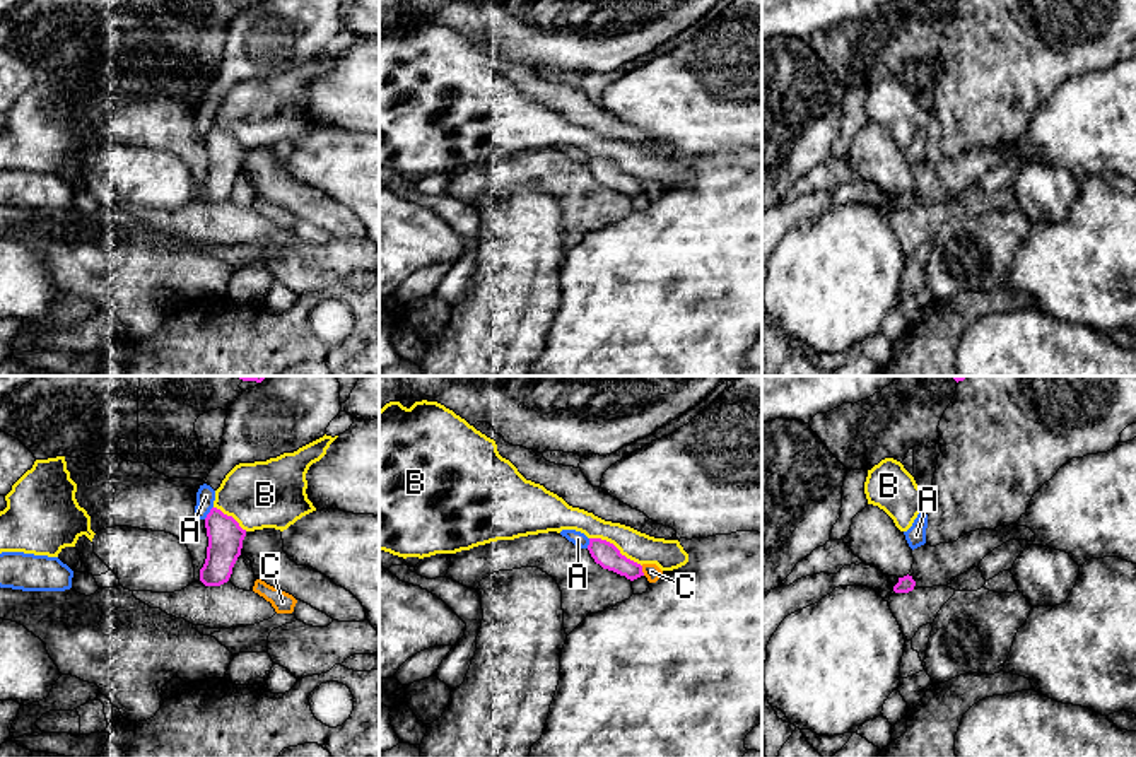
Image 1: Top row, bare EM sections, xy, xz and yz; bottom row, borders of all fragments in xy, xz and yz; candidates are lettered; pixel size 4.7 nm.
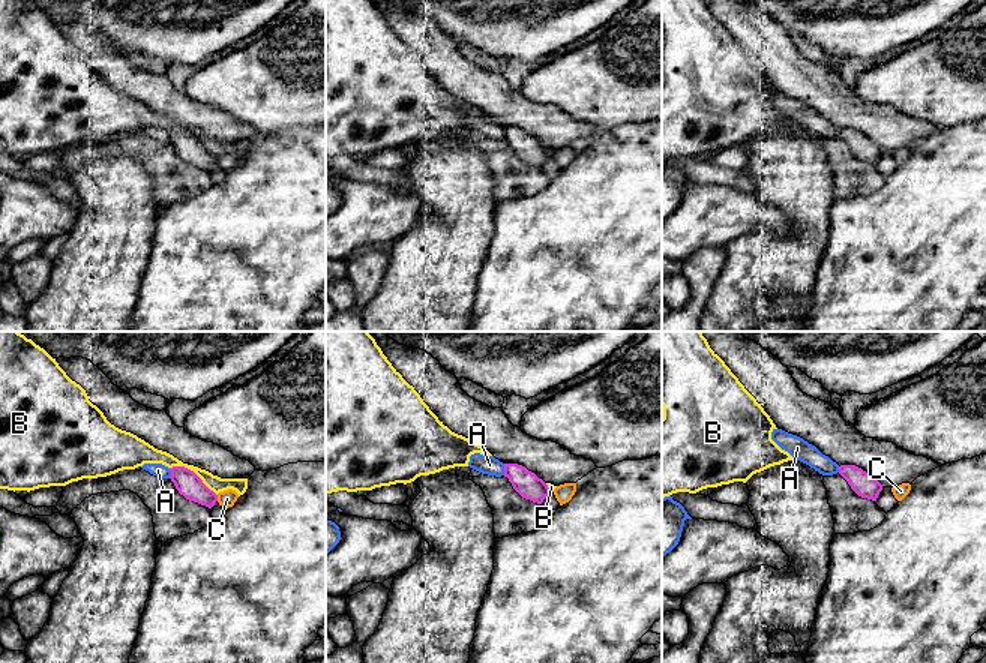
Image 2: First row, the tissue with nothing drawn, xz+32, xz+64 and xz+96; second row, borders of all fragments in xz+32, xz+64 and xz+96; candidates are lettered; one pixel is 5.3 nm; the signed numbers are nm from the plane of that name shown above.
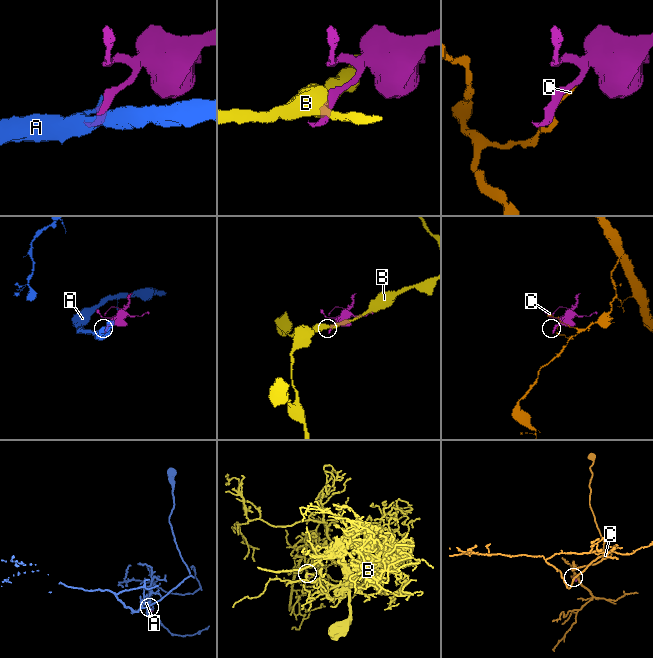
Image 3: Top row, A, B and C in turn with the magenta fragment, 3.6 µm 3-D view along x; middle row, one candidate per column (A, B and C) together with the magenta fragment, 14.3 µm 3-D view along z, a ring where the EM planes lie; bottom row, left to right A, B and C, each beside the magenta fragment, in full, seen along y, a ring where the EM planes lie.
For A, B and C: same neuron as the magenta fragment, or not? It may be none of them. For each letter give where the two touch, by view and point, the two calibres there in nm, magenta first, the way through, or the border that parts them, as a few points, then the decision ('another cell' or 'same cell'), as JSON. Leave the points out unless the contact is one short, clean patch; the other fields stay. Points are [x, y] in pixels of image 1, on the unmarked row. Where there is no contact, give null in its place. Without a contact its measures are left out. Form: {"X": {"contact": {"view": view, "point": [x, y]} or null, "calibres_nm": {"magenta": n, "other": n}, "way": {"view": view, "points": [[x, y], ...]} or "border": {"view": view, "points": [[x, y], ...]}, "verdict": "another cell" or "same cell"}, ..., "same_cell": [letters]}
{"A": {"contact": {"view": "xy", "point": [209, 130]}, "calibres_nm": {"magenta": 160, "other": 90}, "border": {"view": "xy", "points": [[212, 123], [204, 135]]}, "verdict": "another cell"}, "B": {"contact": {"view": "xz", "point": [615, 164]}, "calibres_nm": {"magenta": 120, "other": 140}, "verdict": "another cell"}, "C": {"contact": {"view": "xz", "point": [641, 188]}, "calibres_nm": {"magenta": 120, "other": 80}, "border": {"view": "xz", "points": [[641, 183], [644, 192]]}, "verdict": "another cell"}, "same_cell": []}

